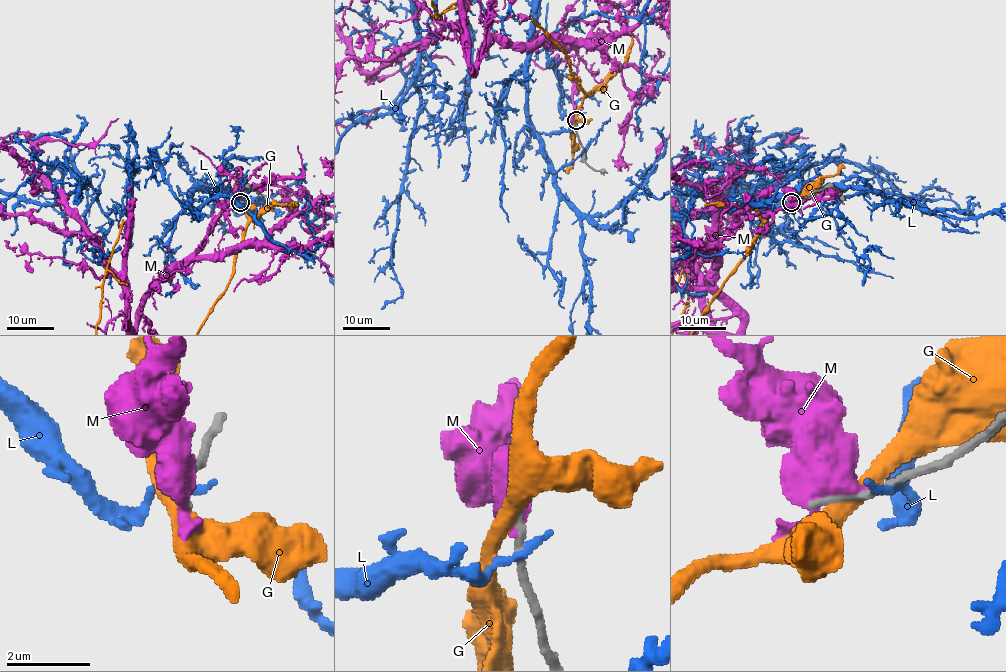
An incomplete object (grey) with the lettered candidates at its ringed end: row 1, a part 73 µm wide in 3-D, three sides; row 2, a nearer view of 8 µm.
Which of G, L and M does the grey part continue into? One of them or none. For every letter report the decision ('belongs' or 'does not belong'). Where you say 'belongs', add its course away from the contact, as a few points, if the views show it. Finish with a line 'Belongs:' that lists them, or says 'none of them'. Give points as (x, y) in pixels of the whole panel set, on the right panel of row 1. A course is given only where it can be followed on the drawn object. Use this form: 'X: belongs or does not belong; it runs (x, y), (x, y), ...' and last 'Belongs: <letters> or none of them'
G: does not belong
L: does not belong
M: does not belong
Belongs: none of them

